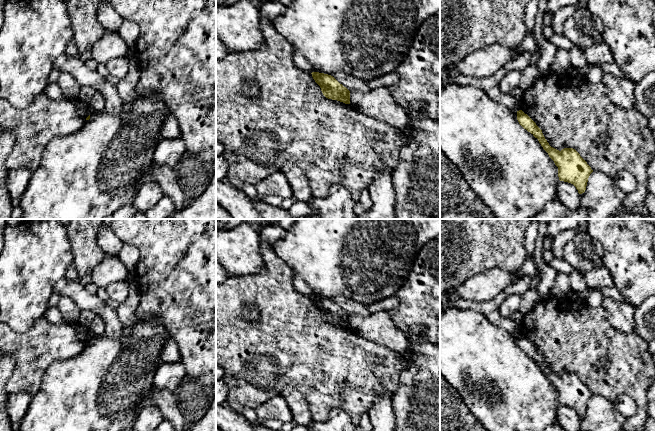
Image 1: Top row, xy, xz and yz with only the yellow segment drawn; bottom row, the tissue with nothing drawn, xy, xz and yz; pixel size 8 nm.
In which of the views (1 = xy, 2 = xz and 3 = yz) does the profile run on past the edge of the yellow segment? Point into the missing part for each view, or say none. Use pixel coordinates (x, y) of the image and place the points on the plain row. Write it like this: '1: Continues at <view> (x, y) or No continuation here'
1: No continuation here
2: No continuation here
3: No continuation here

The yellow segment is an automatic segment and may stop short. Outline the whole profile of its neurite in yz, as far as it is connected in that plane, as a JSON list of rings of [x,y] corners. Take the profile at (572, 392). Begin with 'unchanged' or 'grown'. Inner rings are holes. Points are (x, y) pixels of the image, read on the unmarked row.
unchanged; [[[522,334],[517,335],[519,348],[538,363],[543,373],[558,391],[558,401],[560,405],[573,408],[582,418],[586,414],[588,402],[593,396],[587,386],[573,372],[564,372],[561,375],[551,371],[545,363],[542,354],[536,347]]]

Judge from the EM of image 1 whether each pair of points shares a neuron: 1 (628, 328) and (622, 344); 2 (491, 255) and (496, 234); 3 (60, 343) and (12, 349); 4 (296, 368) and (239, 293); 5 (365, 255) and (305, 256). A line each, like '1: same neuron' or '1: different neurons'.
1: different neurons
2: same neuron
3: same neuron
4: same neuron
5: same neuron

